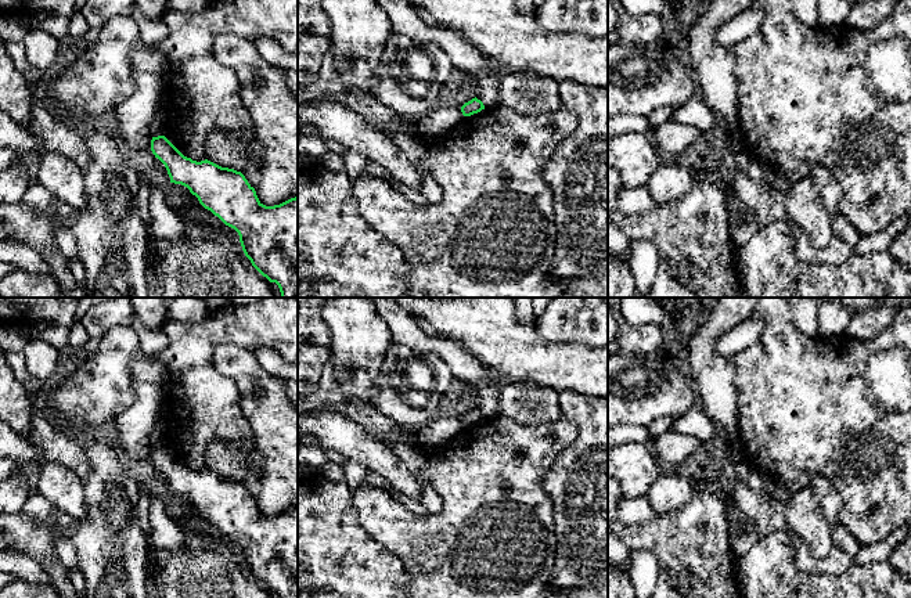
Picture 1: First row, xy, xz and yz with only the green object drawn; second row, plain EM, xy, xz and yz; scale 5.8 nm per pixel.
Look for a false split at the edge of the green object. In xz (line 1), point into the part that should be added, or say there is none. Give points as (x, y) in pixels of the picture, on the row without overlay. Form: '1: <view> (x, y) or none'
1: none

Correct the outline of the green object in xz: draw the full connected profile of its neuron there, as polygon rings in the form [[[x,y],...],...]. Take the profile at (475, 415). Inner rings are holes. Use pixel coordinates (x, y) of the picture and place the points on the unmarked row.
[[[476,407],[472,408],[471,411],[465,413],[462,417],[461,417],[461,422],[464,426],[471,426],[473,424],[478,424],[480,422],[482,419],[485,419],[485,415],[480,410],[478,410]]]

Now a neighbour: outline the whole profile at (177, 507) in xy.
[[[169,493],[165,496],[166,515],[179,525],[194,522],[191,502],[181,494]]]

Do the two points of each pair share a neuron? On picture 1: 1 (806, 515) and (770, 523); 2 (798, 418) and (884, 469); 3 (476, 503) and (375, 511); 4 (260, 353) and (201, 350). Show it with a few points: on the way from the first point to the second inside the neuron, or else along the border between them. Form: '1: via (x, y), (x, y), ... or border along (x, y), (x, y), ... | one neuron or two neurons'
1: border along (784, 504), (785, 521), (798, 536) | two neurons
2: via (818, 418), (832, 418), (863, 449) | one neuron
3: via (452, 526), (400, 526) | one neuron
4: border along (251, 350), (272, 348), (283, 359) | two neurons

